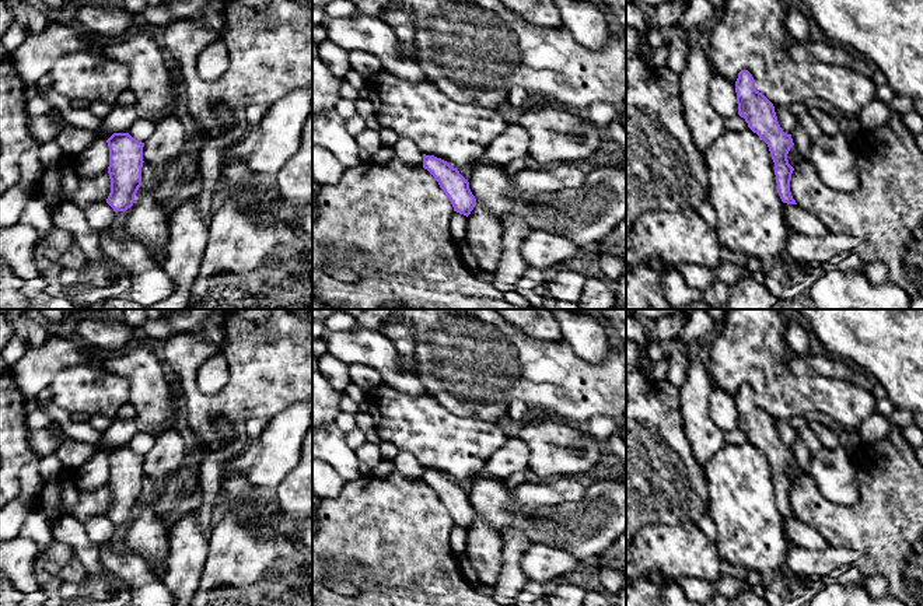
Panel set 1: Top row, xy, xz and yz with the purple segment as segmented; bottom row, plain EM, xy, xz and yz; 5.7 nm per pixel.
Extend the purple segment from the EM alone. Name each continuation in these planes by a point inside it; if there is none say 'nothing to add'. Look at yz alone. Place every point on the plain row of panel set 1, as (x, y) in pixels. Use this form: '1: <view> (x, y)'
nothing to add

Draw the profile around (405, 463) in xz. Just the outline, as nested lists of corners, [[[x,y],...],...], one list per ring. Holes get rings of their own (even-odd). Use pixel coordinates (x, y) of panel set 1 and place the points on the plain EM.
[[[399,451],[392,462],[395,465],[396,472],[402,476],[412,480],[423,480],[423,466],[412,453],[406,451]]]

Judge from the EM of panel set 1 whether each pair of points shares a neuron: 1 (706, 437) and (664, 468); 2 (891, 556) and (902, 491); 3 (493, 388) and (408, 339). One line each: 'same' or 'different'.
1: different
2: same
3: different

